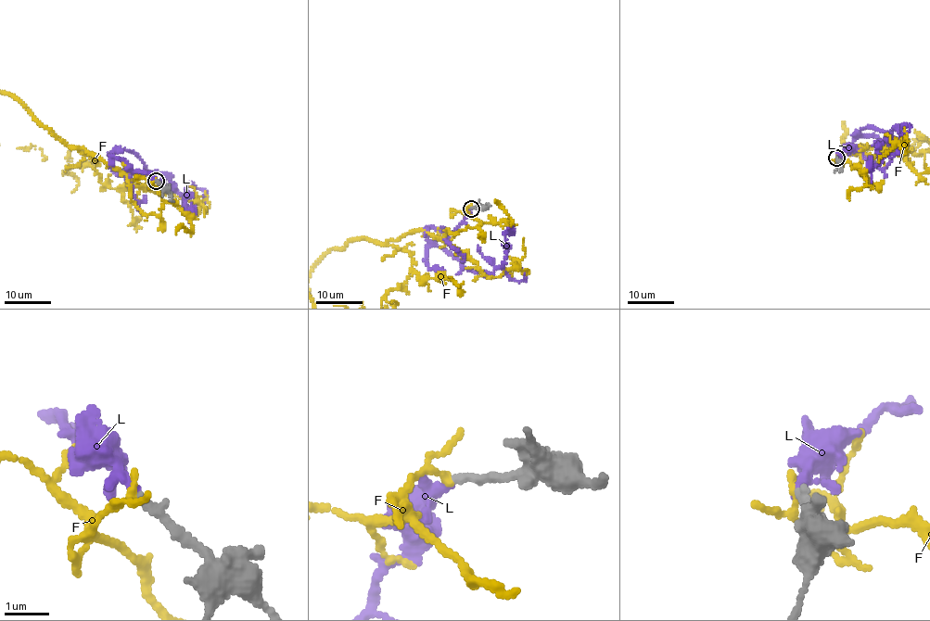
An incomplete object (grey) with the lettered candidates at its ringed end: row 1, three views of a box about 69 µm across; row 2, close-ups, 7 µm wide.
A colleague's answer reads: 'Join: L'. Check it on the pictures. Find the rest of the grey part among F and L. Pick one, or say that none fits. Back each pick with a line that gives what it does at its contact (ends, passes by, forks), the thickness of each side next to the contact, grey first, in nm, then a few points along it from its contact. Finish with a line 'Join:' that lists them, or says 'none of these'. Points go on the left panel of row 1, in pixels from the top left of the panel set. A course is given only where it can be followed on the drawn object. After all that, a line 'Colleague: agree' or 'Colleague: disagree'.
L: it passes by | 180/160 nm
Join: L
Colleague: agree

